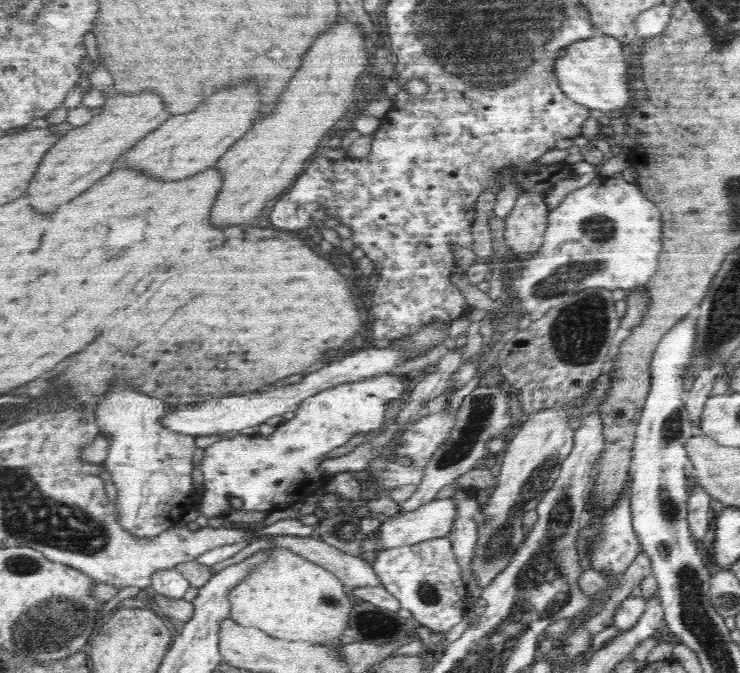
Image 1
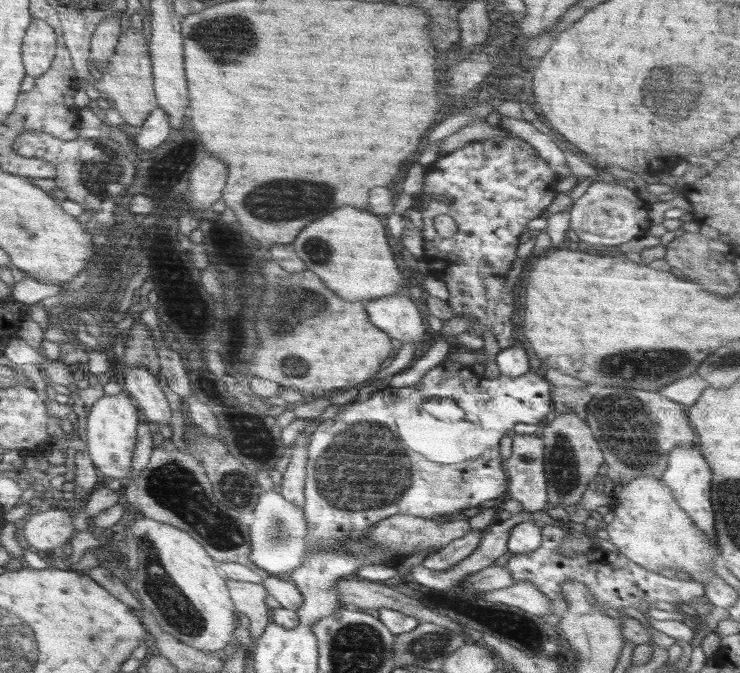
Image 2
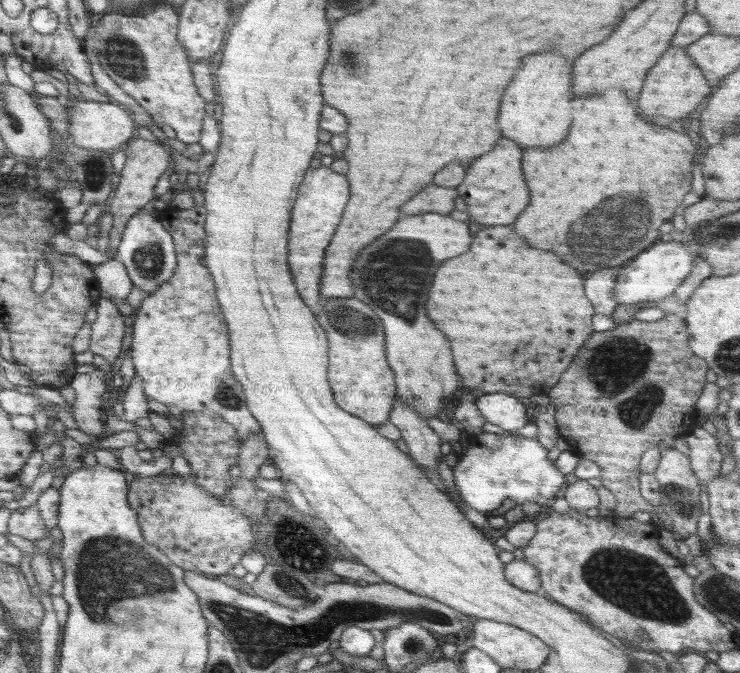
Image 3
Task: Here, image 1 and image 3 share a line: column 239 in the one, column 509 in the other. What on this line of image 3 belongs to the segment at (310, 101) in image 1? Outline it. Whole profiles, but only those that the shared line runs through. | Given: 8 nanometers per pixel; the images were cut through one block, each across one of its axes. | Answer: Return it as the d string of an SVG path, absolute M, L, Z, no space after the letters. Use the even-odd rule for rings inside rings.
M498 140L490 154L480 156L468 170L468 174L455 190L459 197L466 202L466 212L472 220L486 226L504 226L512 224L520 216L520 212L528 204L528 188L520 170L522 150L510 140Z

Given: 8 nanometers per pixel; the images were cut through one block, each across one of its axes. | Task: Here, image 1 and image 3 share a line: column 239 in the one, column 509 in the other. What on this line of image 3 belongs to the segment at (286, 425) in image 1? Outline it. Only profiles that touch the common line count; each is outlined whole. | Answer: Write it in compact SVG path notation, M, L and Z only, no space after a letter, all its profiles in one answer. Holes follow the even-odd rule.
M483 434L477 439L477 442L470 442L470 446L464 454L460 454L457 464L452 467L459 494L465 504L474 510L485 516L499 508L508 498L515 500L516 506L524 502L544 505L550 498L561 494L566 485L565 474L548 459L549 450L537 439L506 434Z

